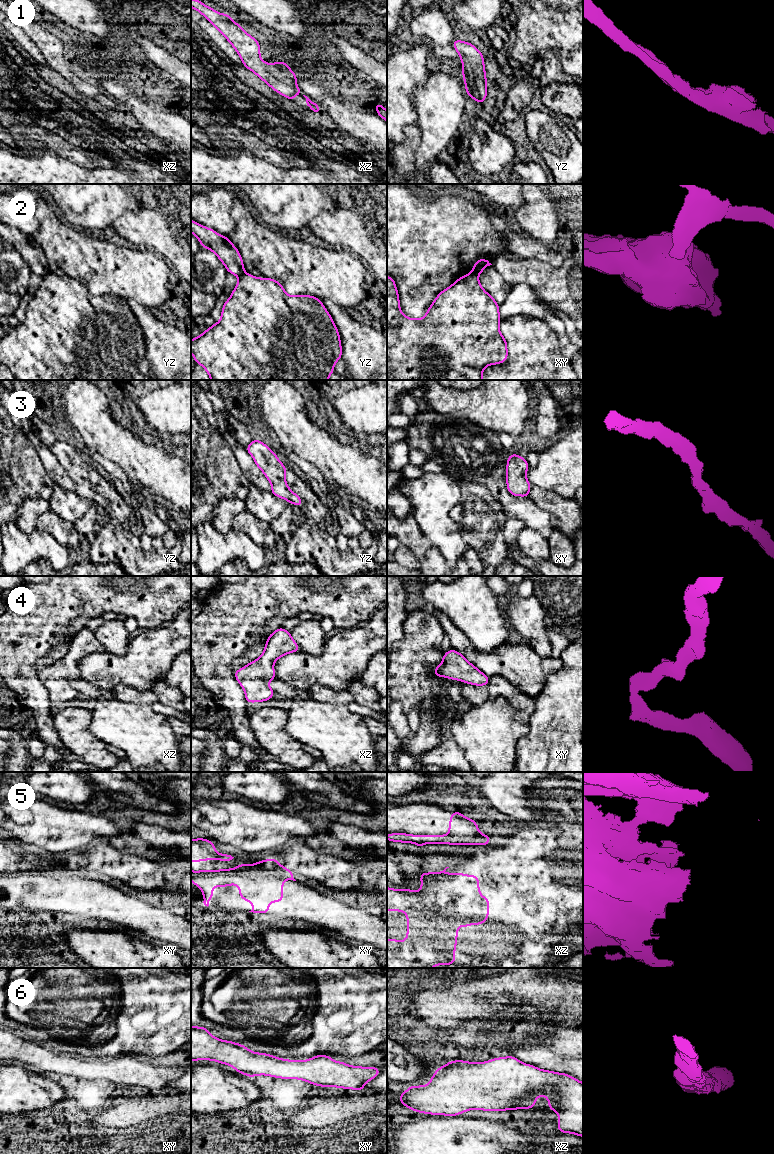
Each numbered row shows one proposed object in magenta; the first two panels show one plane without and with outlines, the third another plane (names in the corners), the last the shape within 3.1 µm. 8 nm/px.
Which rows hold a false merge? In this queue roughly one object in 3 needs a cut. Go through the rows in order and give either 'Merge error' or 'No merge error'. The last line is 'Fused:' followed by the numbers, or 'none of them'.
1: No merge error
2: Merge error
3: No merge error
4: No merge error
5: Merge error
6: No merge error
Fused: 2, 5

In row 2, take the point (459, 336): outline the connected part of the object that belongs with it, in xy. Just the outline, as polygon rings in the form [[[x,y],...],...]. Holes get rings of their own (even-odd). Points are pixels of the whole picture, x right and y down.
[[[470,273],[457,279],[449,288],[441,291],[422,319],[406,317],[400,310],[398,290],[394,279],[387,276],[387,380],[483,380],[482,372],[488,365],[504,363],[508,358],[507,340],[501,335],[499,305],[480,285],[477,274]]]

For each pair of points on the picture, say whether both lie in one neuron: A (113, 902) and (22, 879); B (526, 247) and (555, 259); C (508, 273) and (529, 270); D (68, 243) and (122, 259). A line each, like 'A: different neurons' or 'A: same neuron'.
A: different neurons
B: same neuron
C: same neuron
D: same neuron

